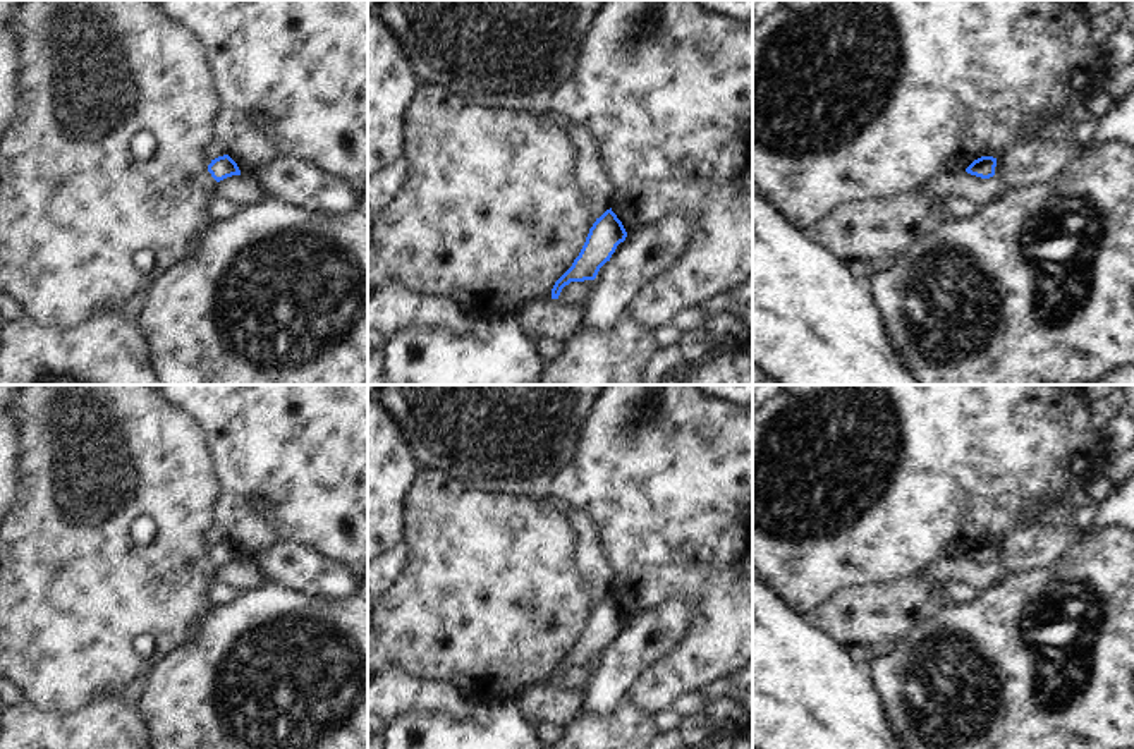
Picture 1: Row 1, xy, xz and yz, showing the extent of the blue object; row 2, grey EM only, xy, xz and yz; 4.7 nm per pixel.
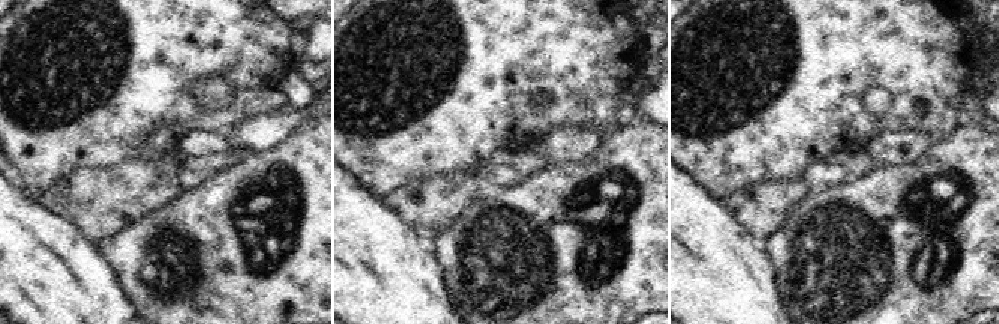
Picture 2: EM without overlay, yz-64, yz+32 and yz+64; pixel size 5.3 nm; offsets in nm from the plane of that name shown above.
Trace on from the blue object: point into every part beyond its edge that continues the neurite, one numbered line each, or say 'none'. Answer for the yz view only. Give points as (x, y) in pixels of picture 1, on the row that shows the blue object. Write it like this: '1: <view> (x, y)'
none

